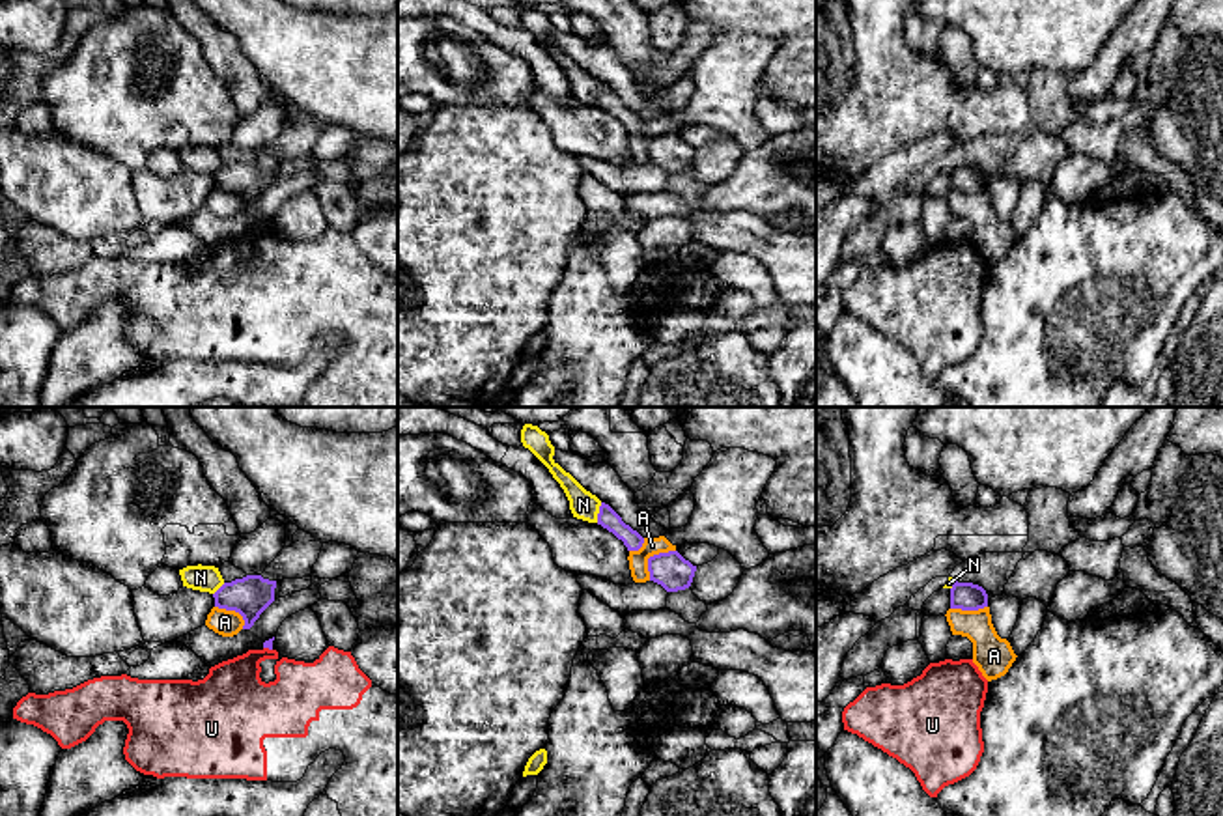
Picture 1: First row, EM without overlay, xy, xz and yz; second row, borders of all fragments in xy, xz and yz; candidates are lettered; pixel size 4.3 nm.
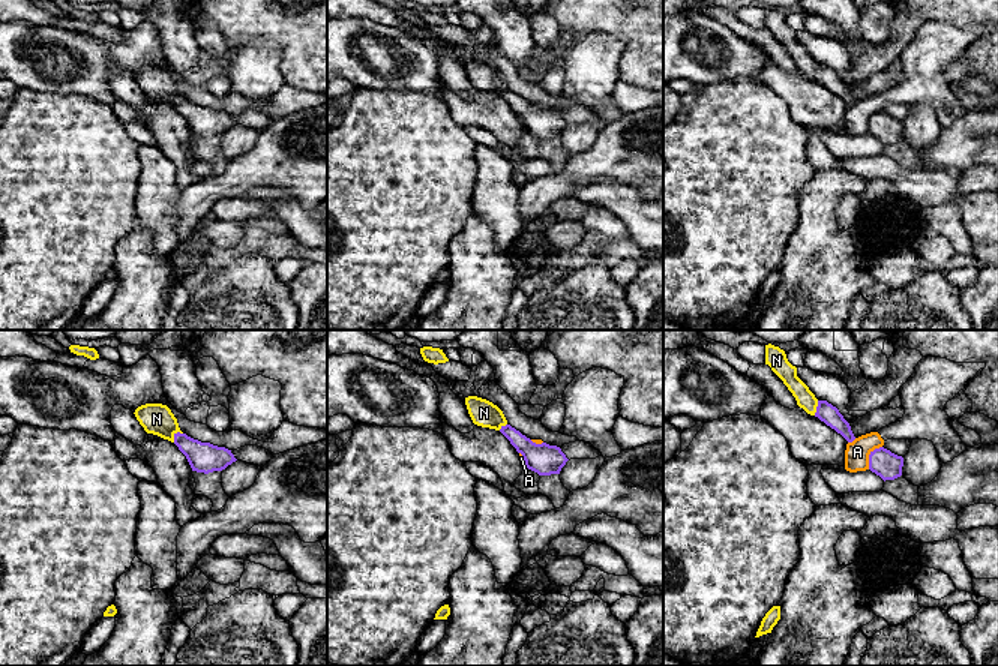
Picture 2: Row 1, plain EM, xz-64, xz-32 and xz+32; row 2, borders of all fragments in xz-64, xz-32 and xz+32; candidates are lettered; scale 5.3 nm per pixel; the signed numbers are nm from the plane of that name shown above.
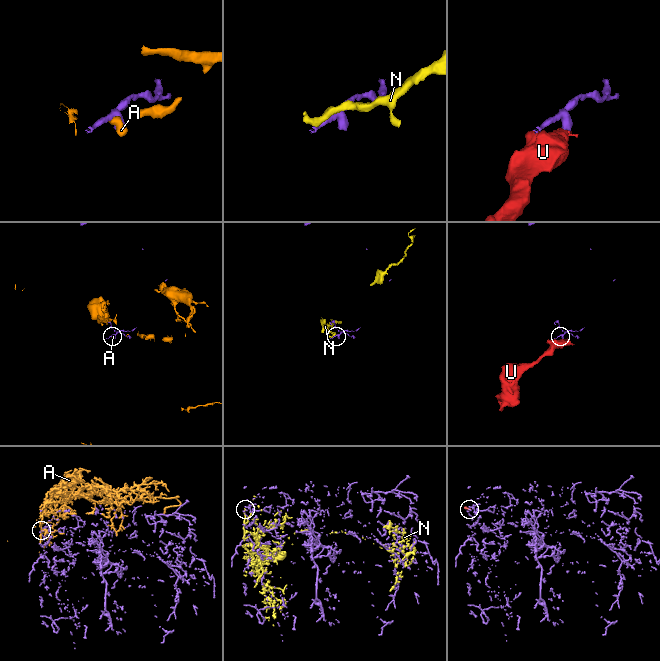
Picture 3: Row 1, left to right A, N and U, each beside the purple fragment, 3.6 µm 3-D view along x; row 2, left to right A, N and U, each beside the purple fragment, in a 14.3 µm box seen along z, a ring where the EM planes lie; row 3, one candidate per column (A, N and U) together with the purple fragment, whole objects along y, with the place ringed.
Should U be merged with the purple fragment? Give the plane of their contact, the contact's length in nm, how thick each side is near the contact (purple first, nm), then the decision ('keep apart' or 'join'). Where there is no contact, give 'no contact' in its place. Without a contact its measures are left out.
meets purple in xy; contact 40 nm long; 30 nm thick on the purple side, 260 nm on the other; keep apart

